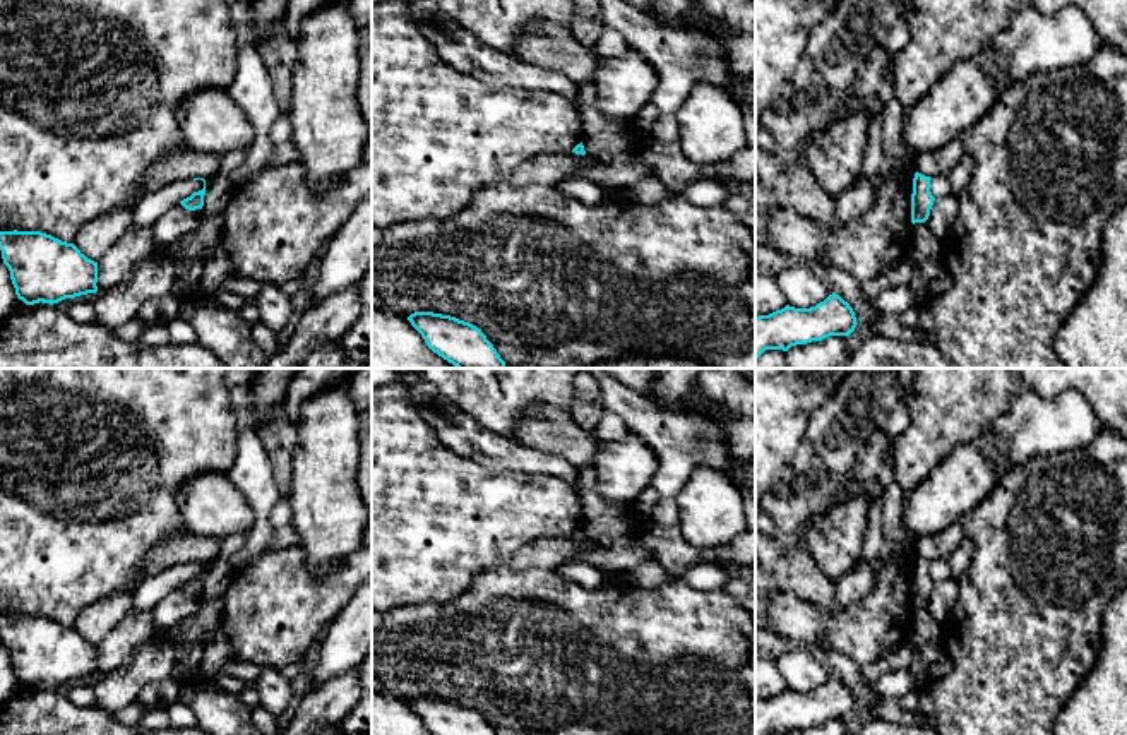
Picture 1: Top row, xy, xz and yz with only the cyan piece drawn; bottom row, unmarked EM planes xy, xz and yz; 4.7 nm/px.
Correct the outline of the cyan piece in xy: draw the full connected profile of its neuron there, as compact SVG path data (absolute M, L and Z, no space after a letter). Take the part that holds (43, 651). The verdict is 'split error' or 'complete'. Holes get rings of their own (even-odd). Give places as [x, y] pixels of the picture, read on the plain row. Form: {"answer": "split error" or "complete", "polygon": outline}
{"answer": "complete", "polygon": "M0 615L3 648L26 689L58 687L98 675L98 646L74 627L41 615Z"}

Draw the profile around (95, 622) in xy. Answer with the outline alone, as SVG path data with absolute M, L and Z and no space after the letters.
M135 583L127 591L116 591L101 601L84 608L79 612L74 629L84 637L87 642L98 646L130 612L132 608L132 595L139 583Z

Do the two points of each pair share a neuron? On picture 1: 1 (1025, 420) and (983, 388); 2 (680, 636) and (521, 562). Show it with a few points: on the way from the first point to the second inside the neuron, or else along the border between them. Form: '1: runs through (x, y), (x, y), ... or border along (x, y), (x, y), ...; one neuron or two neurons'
1: border along (1014, 394), (1009, 406), (982, 436); two neurons
2: border along (507, 564), (516, 569), (543, 567), (555, 571); two neurons

